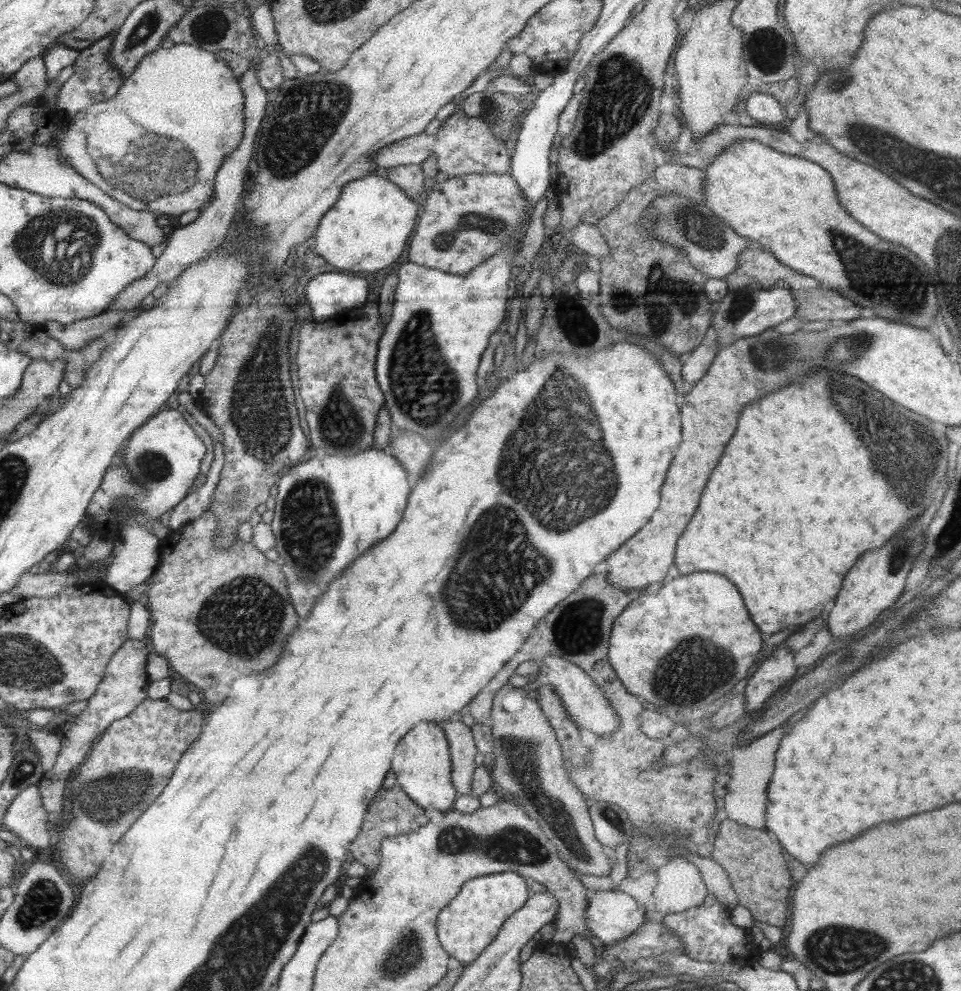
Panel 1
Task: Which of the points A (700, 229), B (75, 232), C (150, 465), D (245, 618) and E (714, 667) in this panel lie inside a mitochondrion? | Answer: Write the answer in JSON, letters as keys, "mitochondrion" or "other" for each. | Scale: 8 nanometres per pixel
{"A":"mitochondrion","B":"mitochondrion","C":"mitochondrion","D":"mitochondrion","E":"mitochondrion"}

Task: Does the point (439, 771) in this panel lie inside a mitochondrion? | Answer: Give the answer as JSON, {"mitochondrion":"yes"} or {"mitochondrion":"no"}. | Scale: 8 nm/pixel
{"mitochondrion":"no"}

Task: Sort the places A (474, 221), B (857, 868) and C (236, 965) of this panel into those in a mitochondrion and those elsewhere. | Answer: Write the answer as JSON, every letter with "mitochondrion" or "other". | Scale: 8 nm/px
{"A":"mitochondrion","B":"other","C":"mitochondrion"}

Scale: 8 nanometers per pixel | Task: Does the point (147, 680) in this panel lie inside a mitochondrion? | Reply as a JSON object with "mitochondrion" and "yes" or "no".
{"mitochondrion":"no"}

